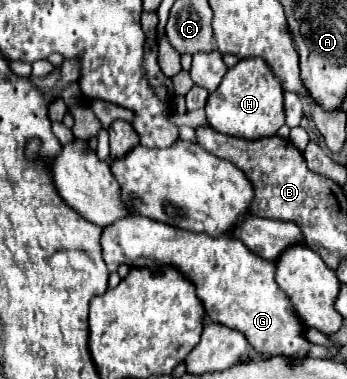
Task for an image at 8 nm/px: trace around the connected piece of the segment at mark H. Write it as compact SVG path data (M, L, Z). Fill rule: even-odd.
M244 58L224 74L220 88L208 96L206 116L212 128L228 136L244 140L274 136L284 124L284 88L262 58Z

